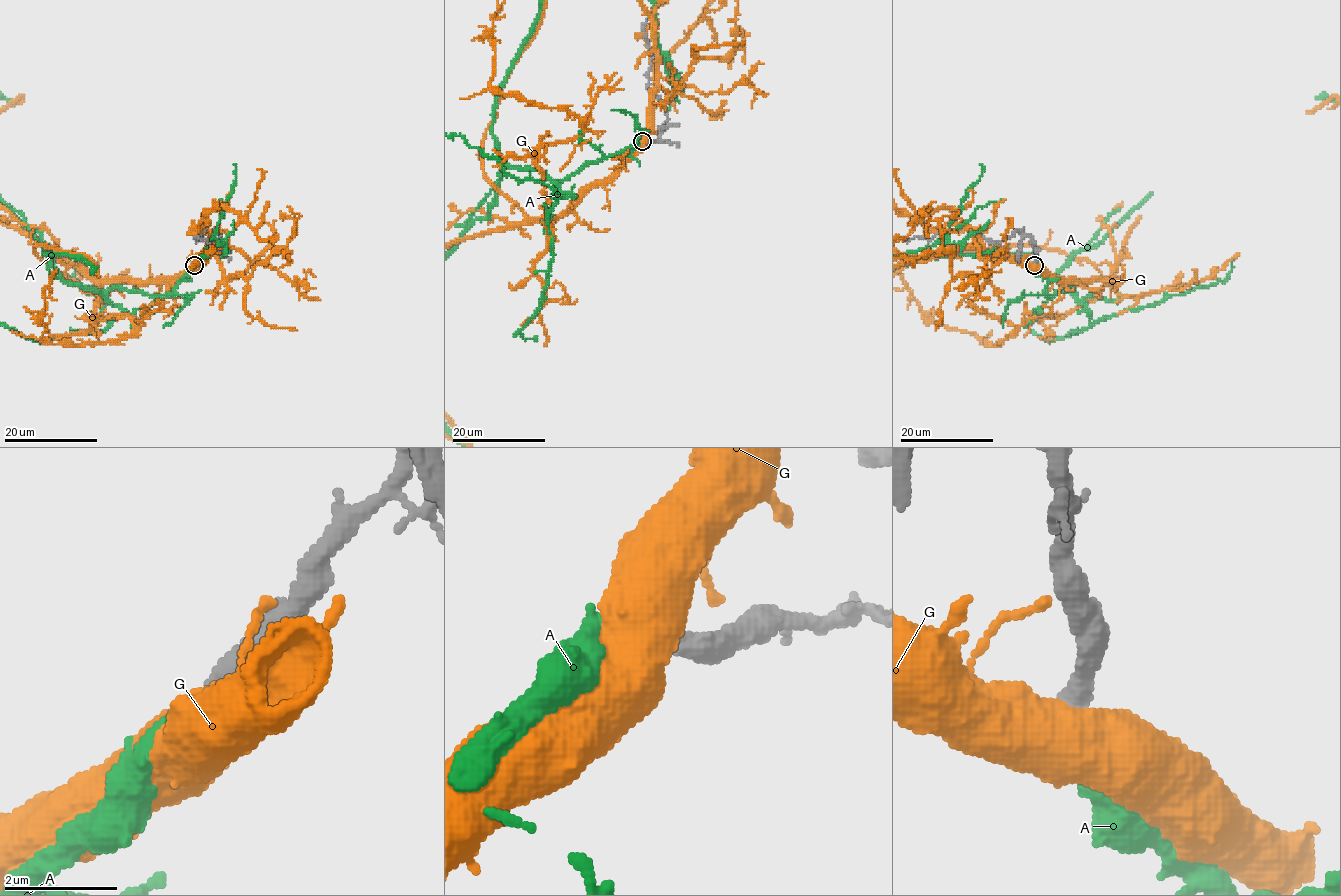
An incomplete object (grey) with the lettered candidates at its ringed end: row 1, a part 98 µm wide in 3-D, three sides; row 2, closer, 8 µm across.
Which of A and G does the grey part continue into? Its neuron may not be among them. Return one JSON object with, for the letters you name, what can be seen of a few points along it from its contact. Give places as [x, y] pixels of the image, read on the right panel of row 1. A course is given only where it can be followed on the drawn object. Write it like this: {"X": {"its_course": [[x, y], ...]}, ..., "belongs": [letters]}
{"belongs": ["A"]}

